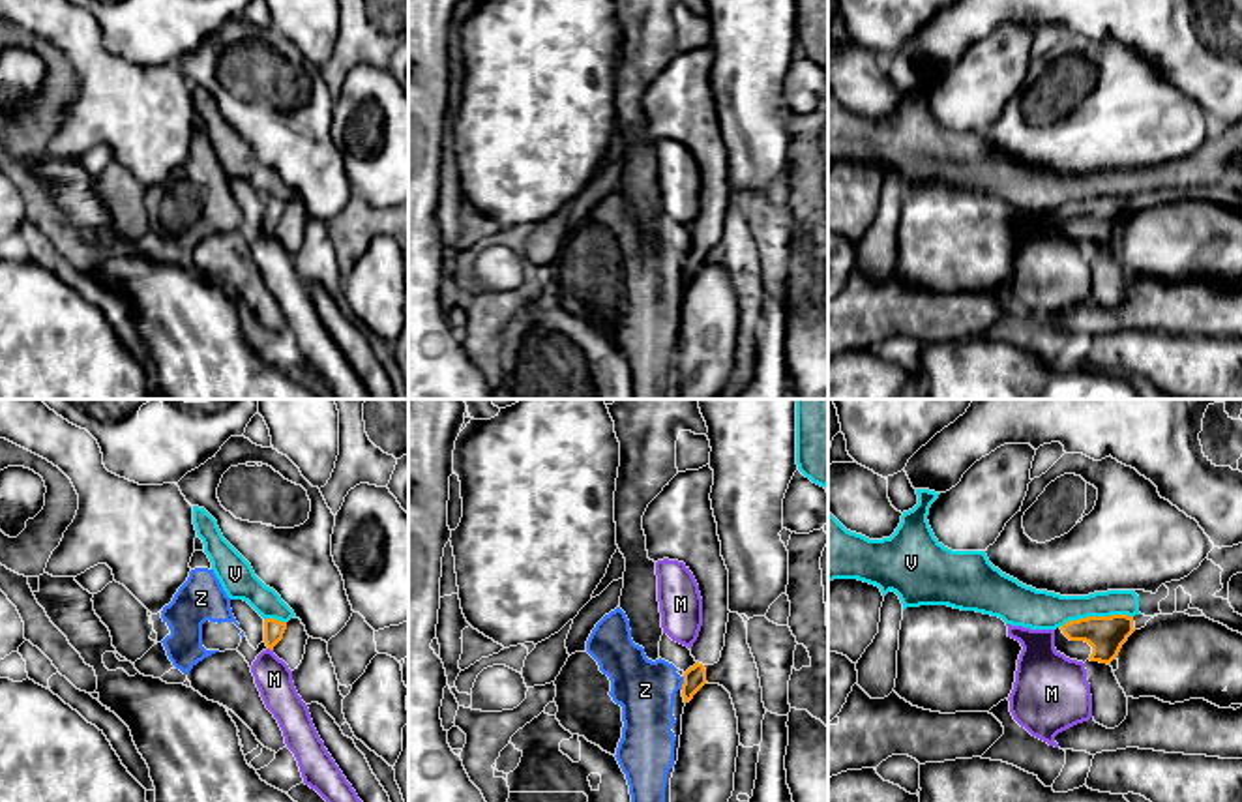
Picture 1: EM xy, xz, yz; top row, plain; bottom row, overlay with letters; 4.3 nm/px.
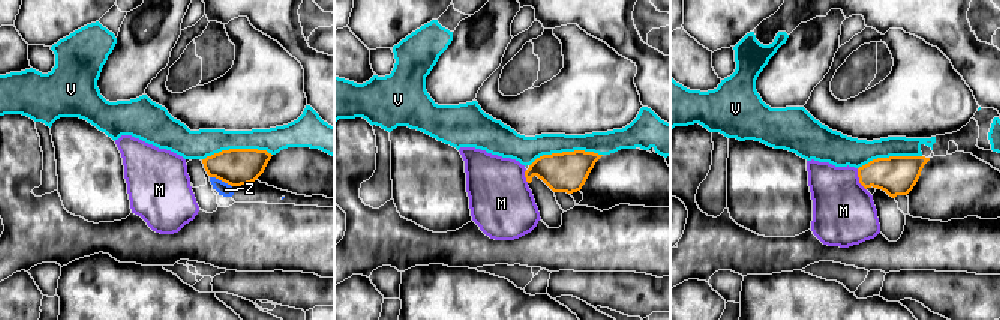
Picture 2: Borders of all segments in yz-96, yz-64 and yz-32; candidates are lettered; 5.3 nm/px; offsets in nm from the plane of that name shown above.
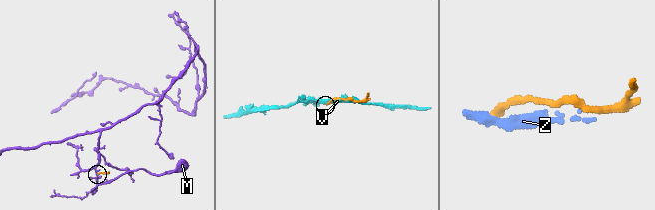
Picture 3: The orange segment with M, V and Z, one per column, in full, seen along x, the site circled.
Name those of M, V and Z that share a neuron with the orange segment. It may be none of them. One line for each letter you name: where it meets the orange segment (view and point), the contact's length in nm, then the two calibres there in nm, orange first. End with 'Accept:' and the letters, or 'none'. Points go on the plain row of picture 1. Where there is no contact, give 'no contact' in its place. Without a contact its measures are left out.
Accept: none

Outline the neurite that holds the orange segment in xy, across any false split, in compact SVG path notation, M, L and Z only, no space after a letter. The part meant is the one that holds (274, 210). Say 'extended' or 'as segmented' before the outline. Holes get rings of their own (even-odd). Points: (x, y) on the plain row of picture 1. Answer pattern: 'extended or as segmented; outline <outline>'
extended; outline M275 199L264 200L264 223L266 227L283 240L290 251L298 249L303 240L307 212L300 199L281 202Z

